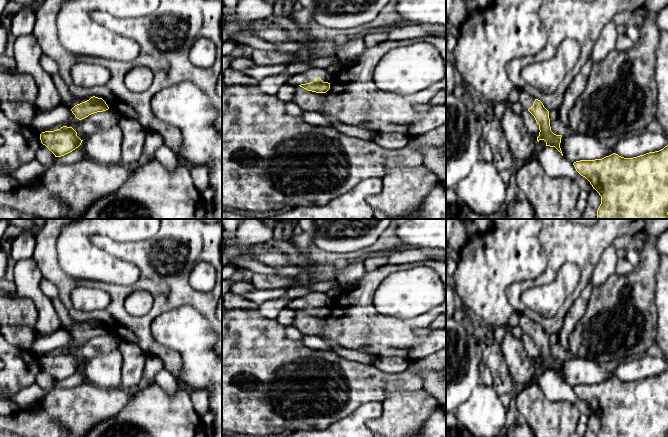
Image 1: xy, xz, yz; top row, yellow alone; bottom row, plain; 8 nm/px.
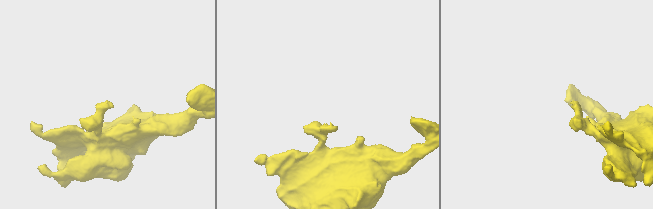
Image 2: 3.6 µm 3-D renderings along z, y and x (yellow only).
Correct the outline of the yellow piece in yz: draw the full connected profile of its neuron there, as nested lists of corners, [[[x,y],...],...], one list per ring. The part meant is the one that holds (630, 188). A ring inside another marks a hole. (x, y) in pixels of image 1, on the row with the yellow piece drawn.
[[[668,145],[633,158],[613,153],[602,159],[576,161],[573,165],[601,196],[597,219],[668,219]]]

